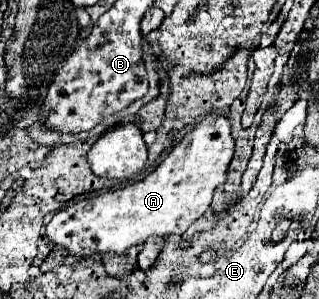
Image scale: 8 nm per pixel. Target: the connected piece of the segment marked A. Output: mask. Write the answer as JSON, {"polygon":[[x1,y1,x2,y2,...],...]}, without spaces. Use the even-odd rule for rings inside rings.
{"polygon":[[207,115,143,181,75,201,53,215,47,225,47,237,71,257,91,259,105,253,123,255,133,245,145,243,147,237,163,237,171,233,181,235,207,211,215,187,225,183,225,171,233,151,235,143,227,117]]}

